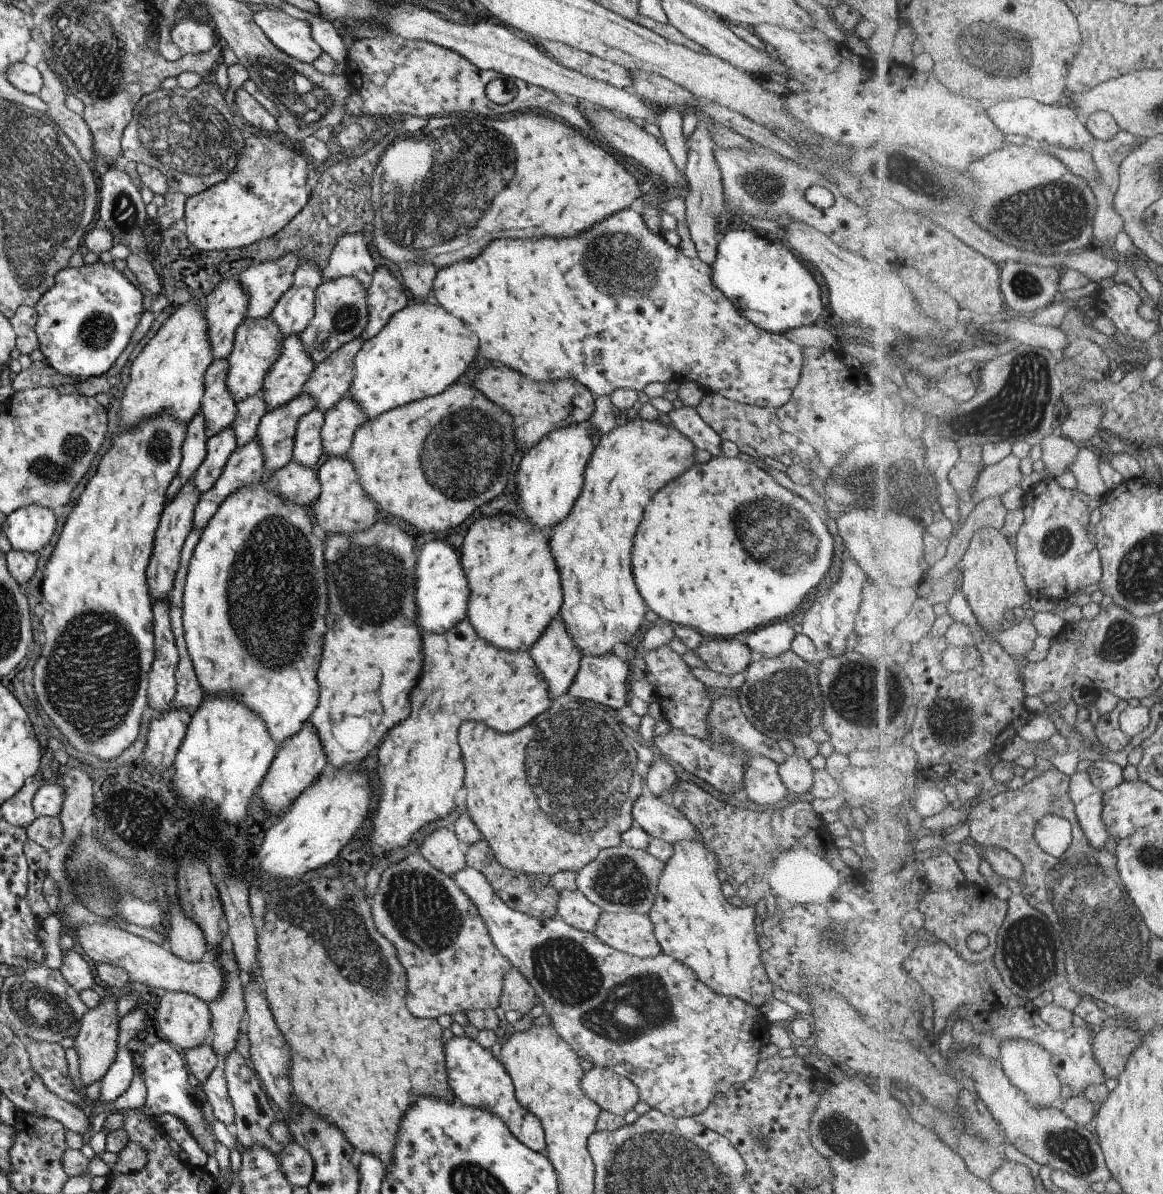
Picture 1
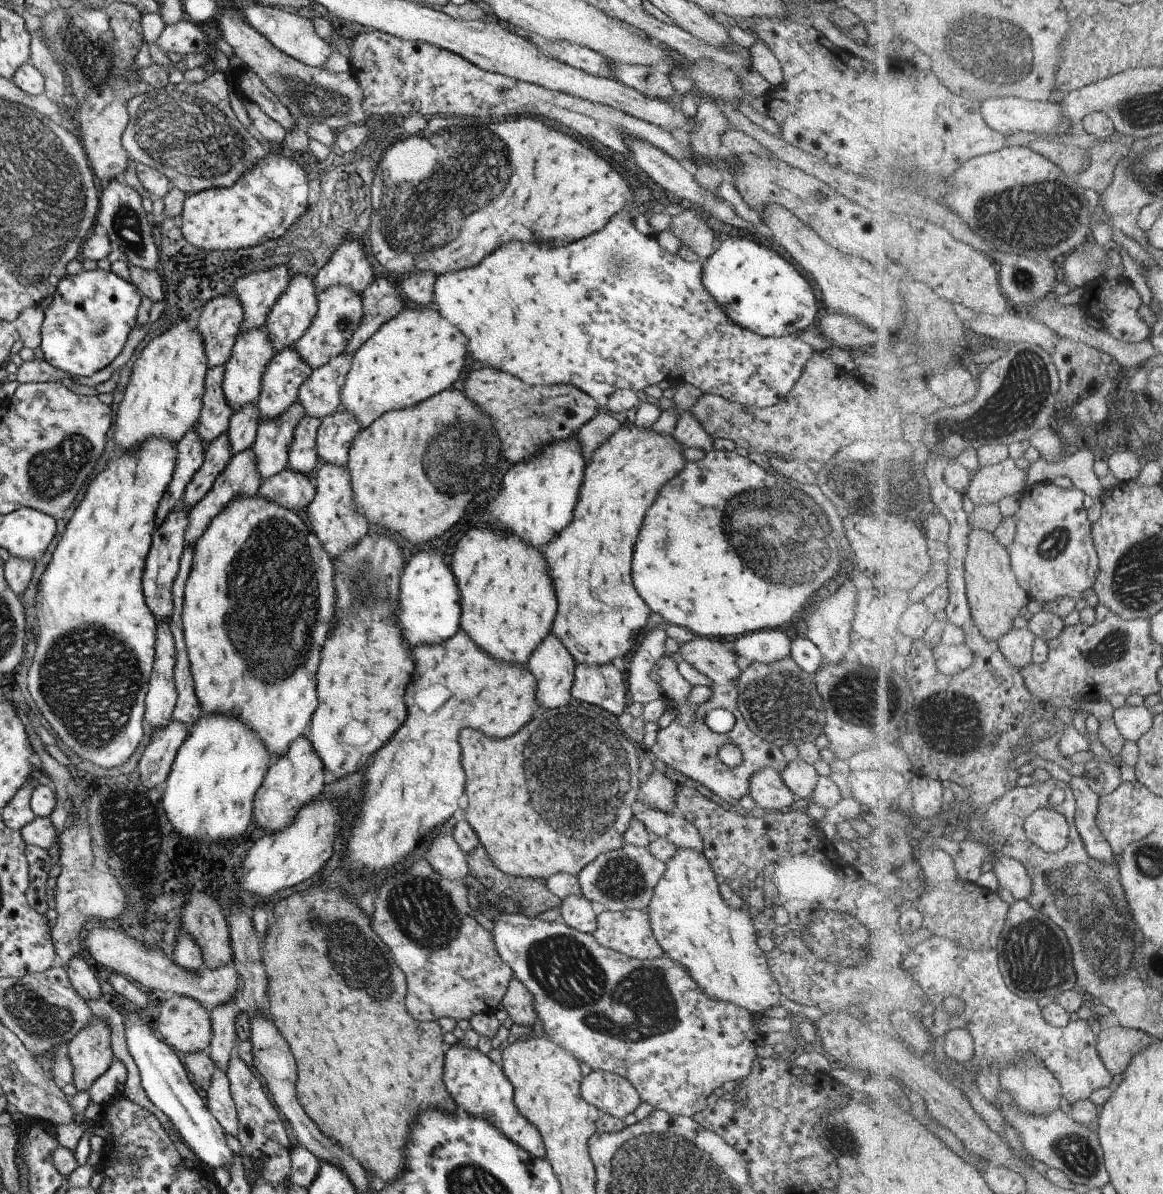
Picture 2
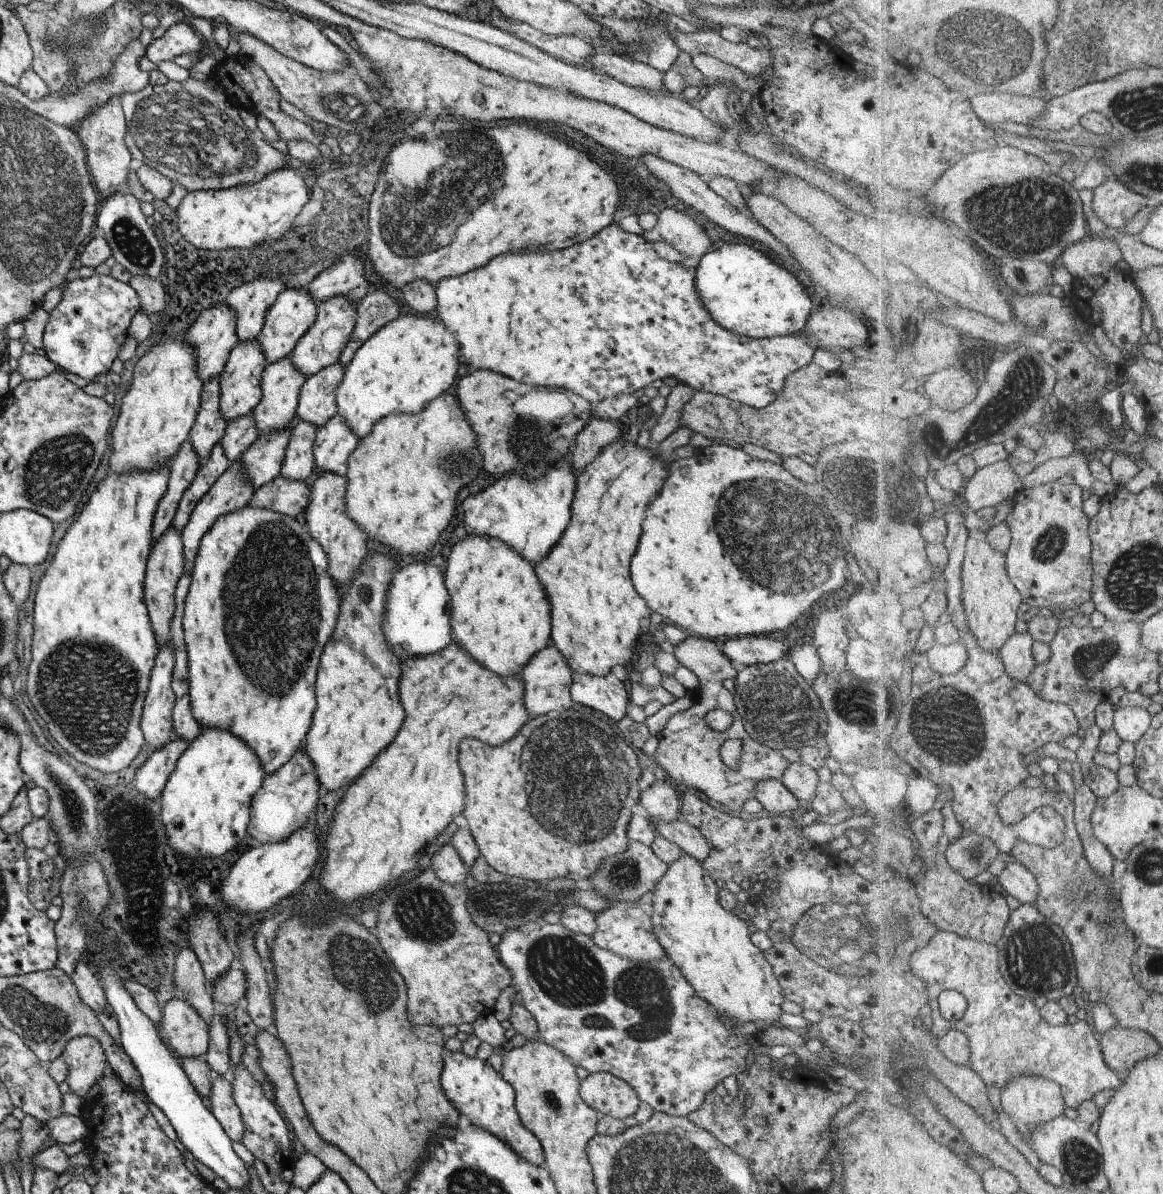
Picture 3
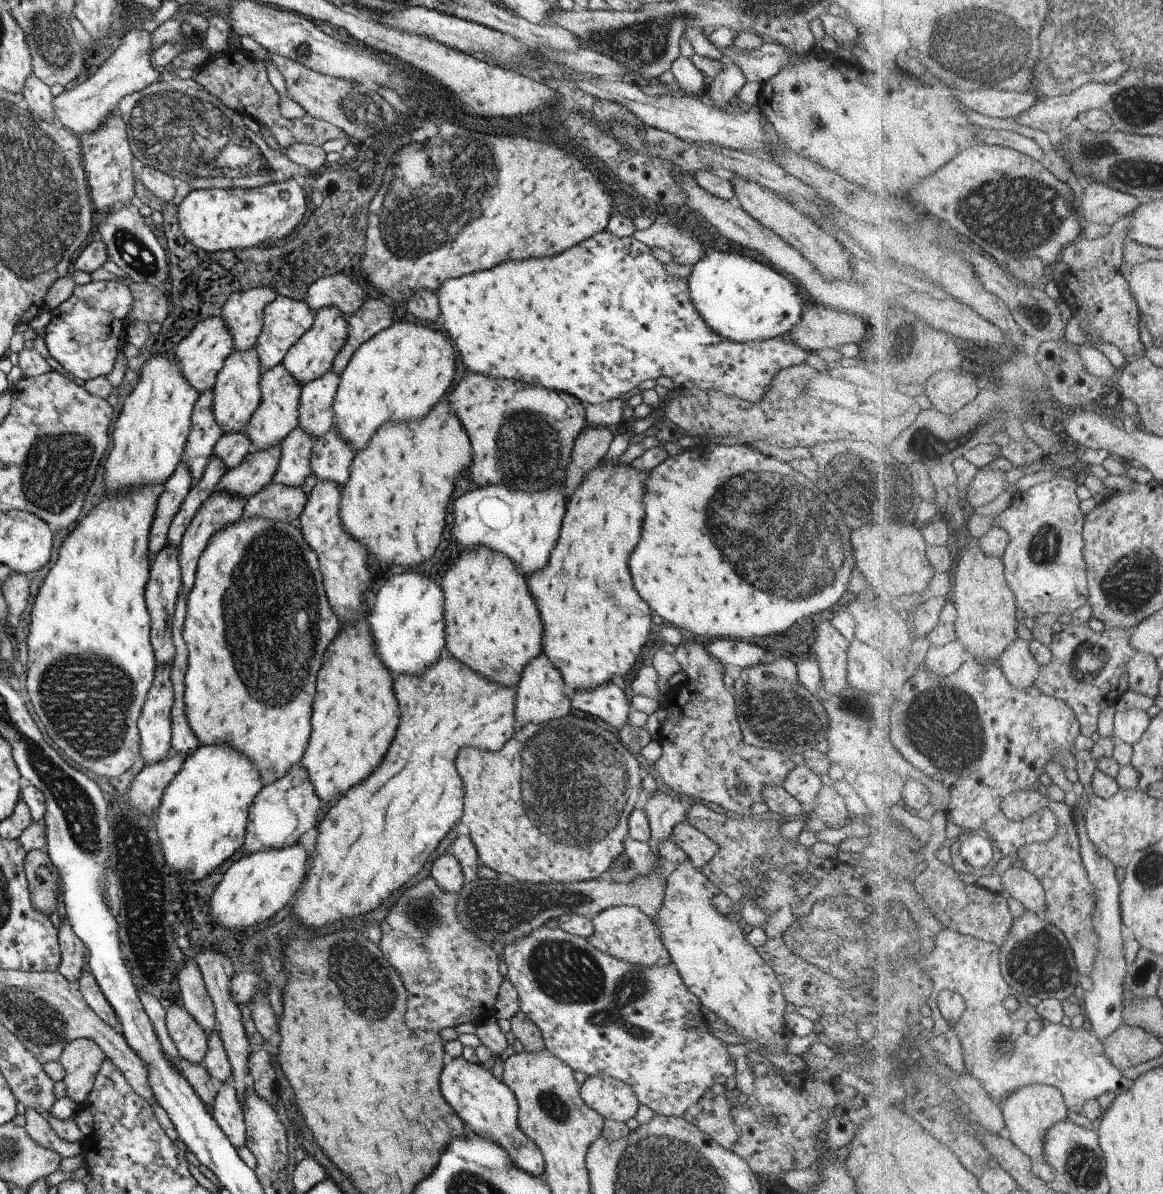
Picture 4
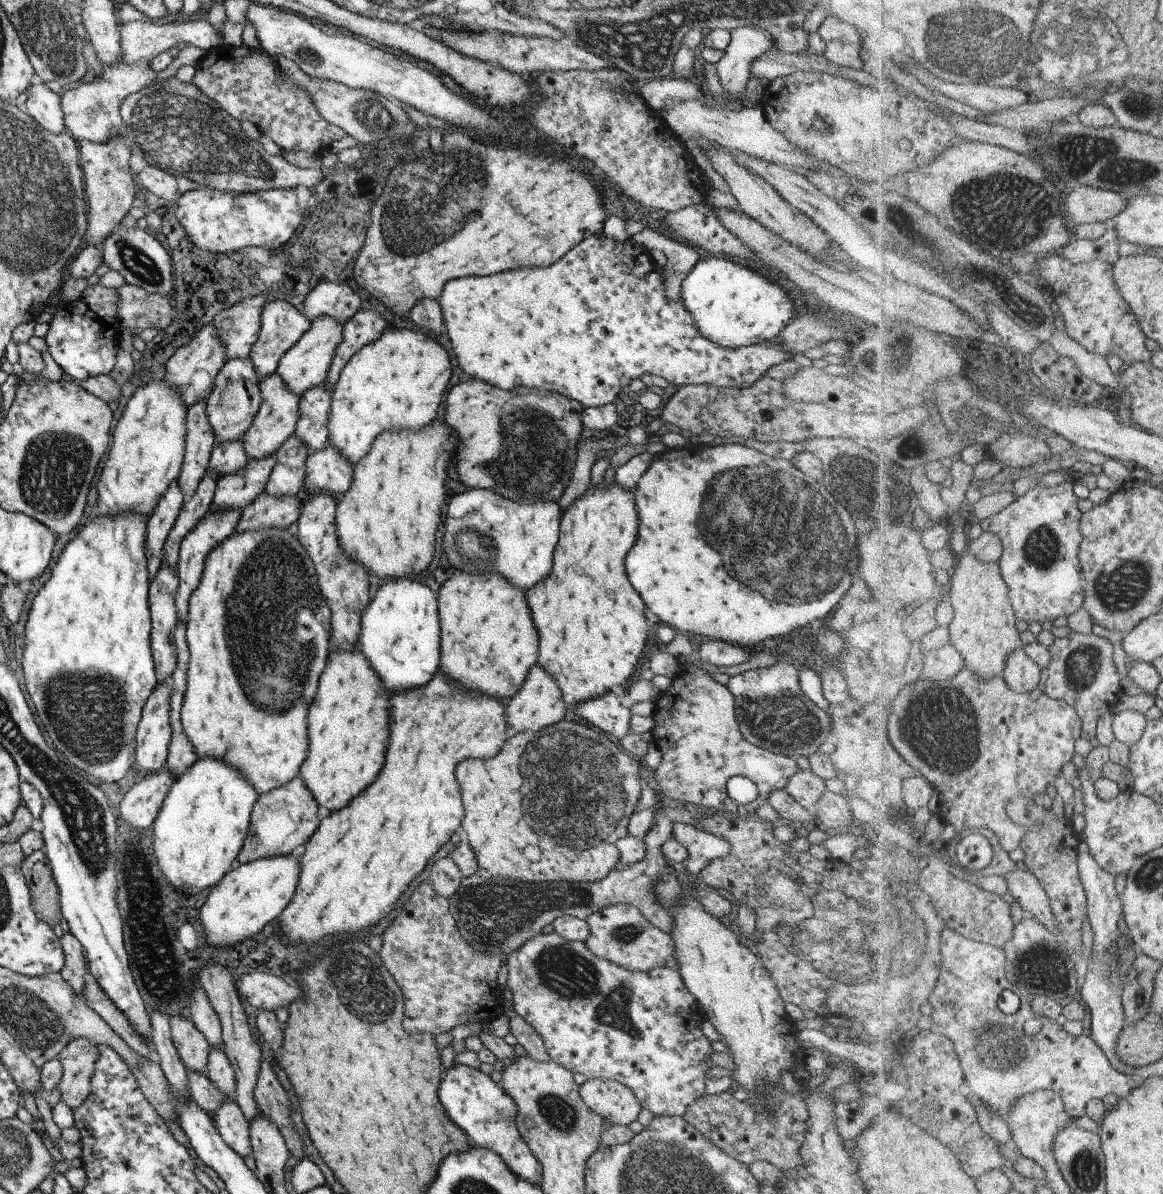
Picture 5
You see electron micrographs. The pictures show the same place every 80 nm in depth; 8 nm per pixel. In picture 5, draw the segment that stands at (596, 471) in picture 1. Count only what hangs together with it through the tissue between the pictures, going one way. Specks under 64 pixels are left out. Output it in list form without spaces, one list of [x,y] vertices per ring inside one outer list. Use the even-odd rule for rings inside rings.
[[[614,479],[608,485],[602,482],[591,487],[589,484],[561,514],[553,566],[545,580],[539,580],[525,592],[525,598],[539,636],[537,664],[555,678],[566,706],[573,706],[606,693],[617,684],[624,685],[631,678],[647,640],[647,622],[643,616],[643,602],[631,588],[623,570],[623,558],[637,536],[634,491],[621,488]]]

